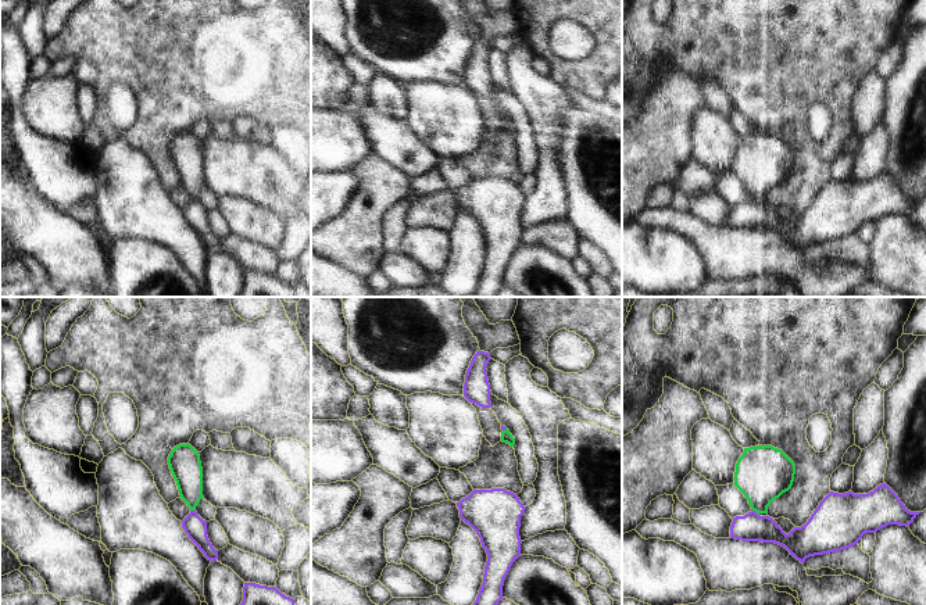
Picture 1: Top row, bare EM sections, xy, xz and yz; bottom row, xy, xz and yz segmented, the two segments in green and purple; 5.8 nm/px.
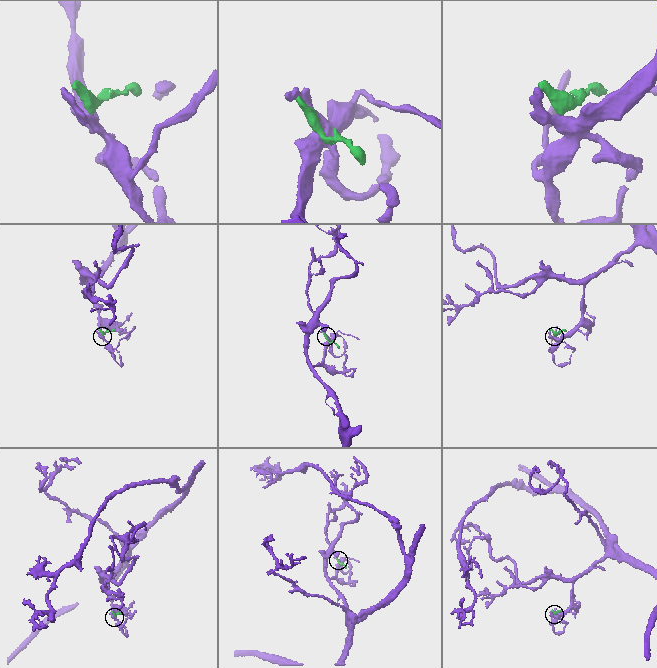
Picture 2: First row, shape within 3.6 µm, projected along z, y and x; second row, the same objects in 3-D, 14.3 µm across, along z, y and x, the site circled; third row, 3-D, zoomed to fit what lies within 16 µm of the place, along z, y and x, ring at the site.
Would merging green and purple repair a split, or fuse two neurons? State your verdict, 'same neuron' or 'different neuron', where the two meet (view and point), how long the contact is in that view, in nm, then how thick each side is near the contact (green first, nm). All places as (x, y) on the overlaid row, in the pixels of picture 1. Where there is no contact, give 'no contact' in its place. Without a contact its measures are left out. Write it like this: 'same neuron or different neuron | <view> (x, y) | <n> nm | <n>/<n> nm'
different neuron | yz (755, 511) | 40 nm | 320/160 nm

